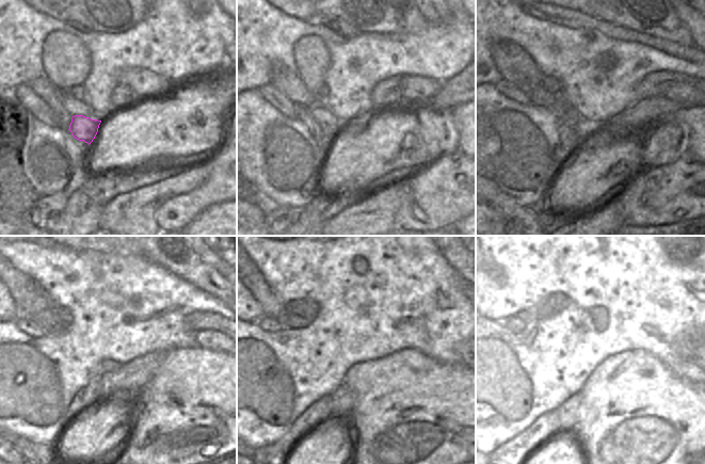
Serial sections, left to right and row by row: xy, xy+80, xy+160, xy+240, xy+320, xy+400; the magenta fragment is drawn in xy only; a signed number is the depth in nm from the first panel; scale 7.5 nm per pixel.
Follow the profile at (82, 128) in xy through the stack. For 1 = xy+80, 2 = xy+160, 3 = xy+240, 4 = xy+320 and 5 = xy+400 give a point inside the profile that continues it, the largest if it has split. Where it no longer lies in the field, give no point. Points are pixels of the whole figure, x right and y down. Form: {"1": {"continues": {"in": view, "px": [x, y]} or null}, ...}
{"1": {"continues": {"in": "xy+80", "px": [329, 123]}}, "2": {"continues": {"in": "xy+160", "px": [558, 104]}}, "3": {"continues": {"in": "xy+240", "px": [47, 320]}}, "4": {"continues": {"in": "xy+320", "px": [258, 286]}}, "5": {"continues": {"in": "xy+400", "px": [497, 271]}}}

